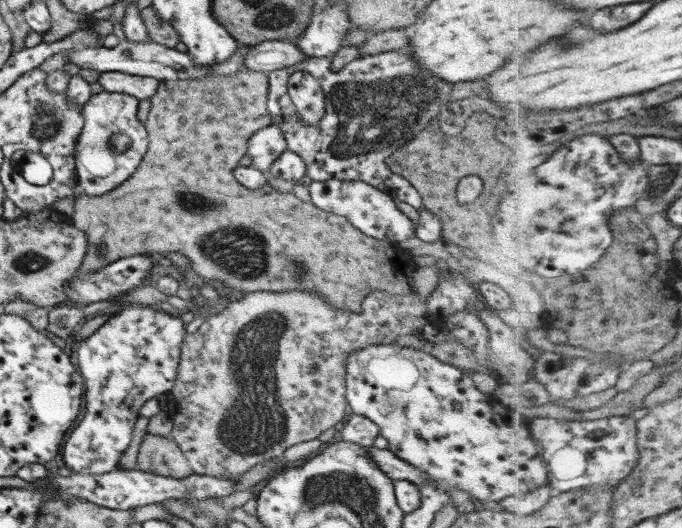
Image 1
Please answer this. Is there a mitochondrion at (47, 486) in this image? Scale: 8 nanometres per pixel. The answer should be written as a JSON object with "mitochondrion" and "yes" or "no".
{"mitochondrion":"no"}

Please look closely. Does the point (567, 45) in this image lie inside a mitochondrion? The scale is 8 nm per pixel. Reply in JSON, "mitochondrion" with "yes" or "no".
{"mitochondrion":"yes"}

